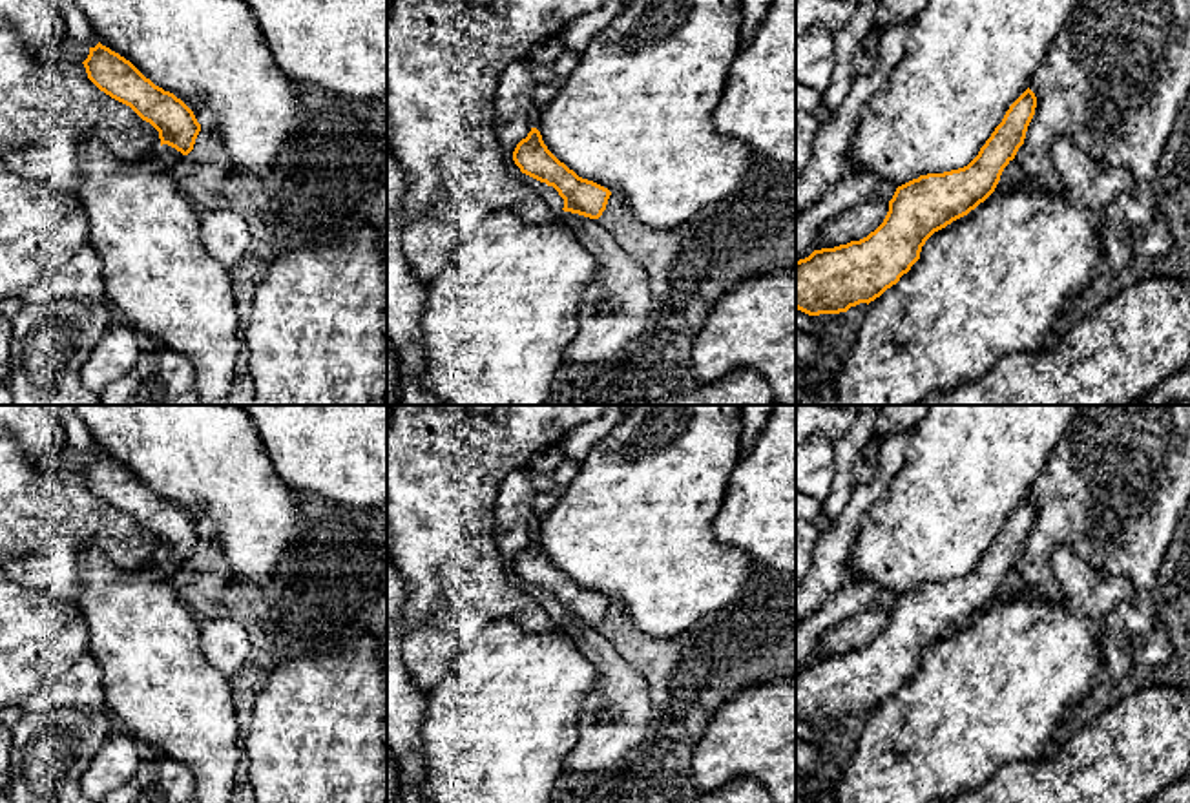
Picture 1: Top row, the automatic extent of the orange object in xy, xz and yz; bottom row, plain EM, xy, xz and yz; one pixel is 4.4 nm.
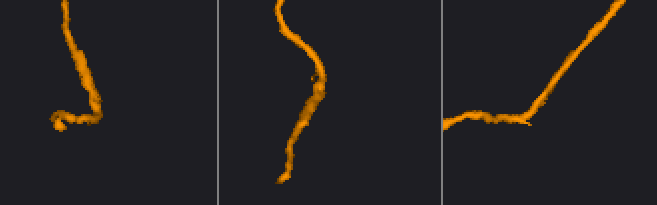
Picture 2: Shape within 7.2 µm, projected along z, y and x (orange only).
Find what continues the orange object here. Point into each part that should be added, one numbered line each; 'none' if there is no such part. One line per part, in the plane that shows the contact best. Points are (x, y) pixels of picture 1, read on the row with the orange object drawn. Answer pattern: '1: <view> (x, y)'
none

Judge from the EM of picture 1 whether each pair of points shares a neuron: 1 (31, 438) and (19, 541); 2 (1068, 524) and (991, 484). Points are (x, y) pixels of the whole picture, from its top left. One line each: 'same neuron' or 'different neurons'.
1: different neurons
2: different neurons

